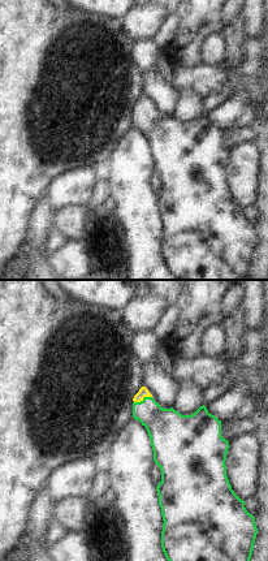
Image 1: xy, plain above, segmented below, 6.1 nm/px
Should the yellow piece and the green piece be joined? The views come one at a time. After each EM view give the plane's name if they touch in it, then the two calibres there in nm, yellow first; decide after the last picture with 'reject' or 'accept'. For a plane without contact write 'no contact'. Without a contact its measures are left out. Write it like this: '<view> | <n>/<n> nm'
xy | 70/260 nm

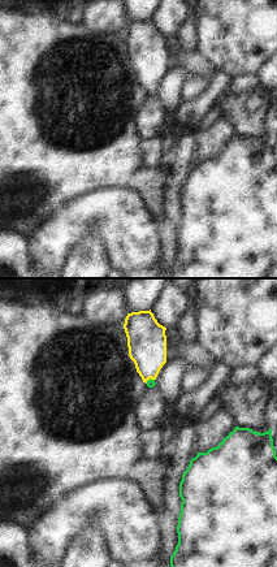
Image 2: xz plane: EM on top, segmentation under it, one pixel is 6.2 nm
xz | 240/50 nm

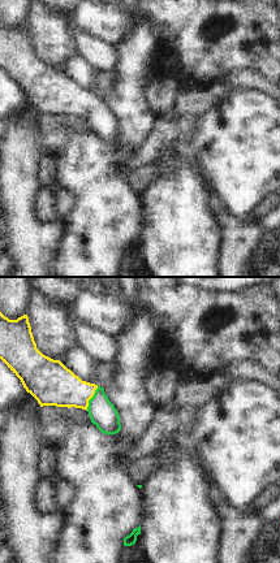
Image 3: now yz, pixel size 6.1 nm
yz | 260/160 nm

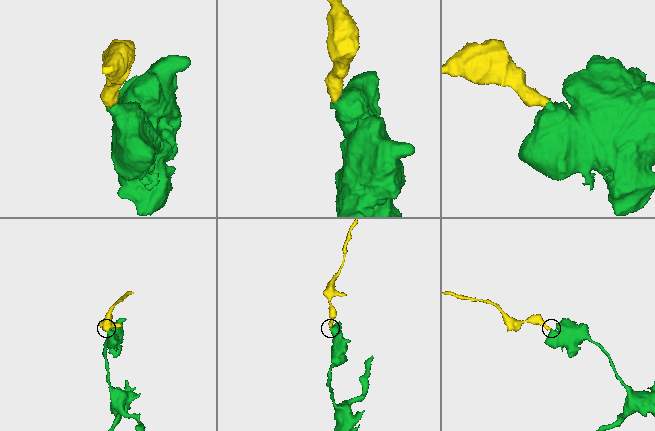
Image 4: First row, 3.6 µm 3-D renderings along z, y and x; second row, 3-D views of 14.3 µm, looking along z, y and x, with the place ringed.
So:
accept

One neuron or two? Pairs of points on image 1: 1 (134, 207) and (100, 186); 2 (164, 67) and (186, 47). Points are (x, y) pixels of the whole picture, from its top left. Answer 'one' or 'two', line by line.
1: two
2: two

